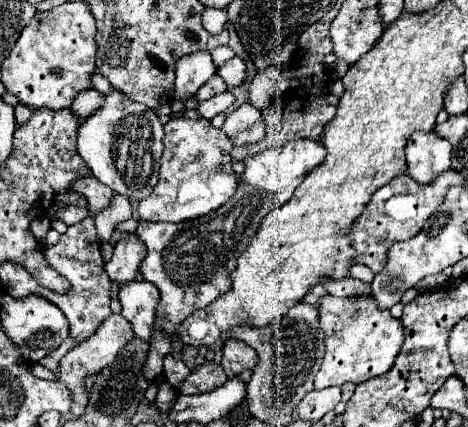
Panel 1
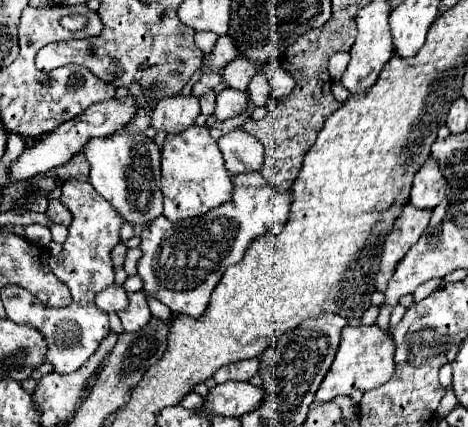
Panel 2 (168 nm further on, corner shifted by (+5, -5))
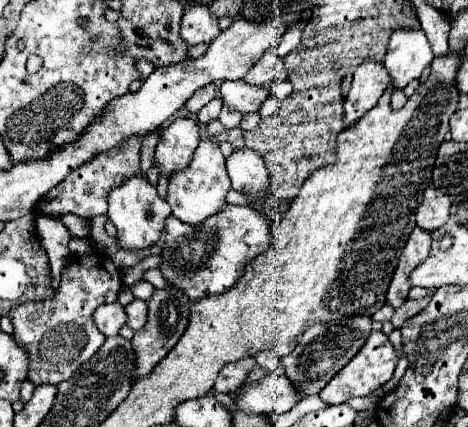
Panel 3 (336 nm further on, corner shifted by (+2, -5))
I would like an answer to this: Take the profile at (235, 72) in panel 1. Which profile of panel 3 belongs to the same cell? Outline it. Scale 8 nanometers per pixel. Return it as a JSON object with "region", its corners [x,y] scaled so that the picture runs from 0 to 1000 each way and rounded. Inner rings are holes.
{"region":[[[571,117],[524,178],[524,192],[545,201],[571,201],[592,187],[613,187],[613,164],[605,159],[605,136],[583,117]]]}

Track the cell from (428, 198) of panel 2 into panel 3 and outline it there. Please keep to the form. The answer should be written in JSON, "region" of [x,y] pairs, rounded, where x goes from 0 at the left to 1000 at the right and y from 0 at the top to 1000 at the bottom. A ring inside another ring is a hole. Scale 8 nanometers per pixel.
{"region":[[[917,436],[908,445],[904,478],[891,492],[891,529],[929,543],[959,515],[959,487],[964,487],[964,464],[947,445],[929,445]]]}

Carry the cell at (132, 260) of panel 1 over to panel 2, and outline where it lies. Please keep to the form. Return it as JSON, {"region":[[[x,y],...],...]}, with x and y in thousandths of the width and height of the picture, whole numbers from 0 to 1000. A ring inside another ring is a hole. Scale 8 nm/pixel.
{"region":[[[239,665],[226,670],[222,679],[214,679],[214,689],[205,689],[205,717],[222,731],[256,731],[274,721],[274,698],[269,698],[269,679],[261,665]]]}

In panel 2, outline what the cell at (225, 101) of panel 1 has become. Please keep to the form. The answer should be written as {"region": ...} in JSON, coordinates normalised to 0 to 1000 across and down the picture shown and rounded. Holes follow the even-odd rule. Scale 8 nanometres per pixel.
{"region":[[[483,206],[462,225],[462,258],[457,258],[457,276],[462,281],[483,281],[496,272],[509,272],[526,258],[526,215],[500,211],[500,206]]]}

